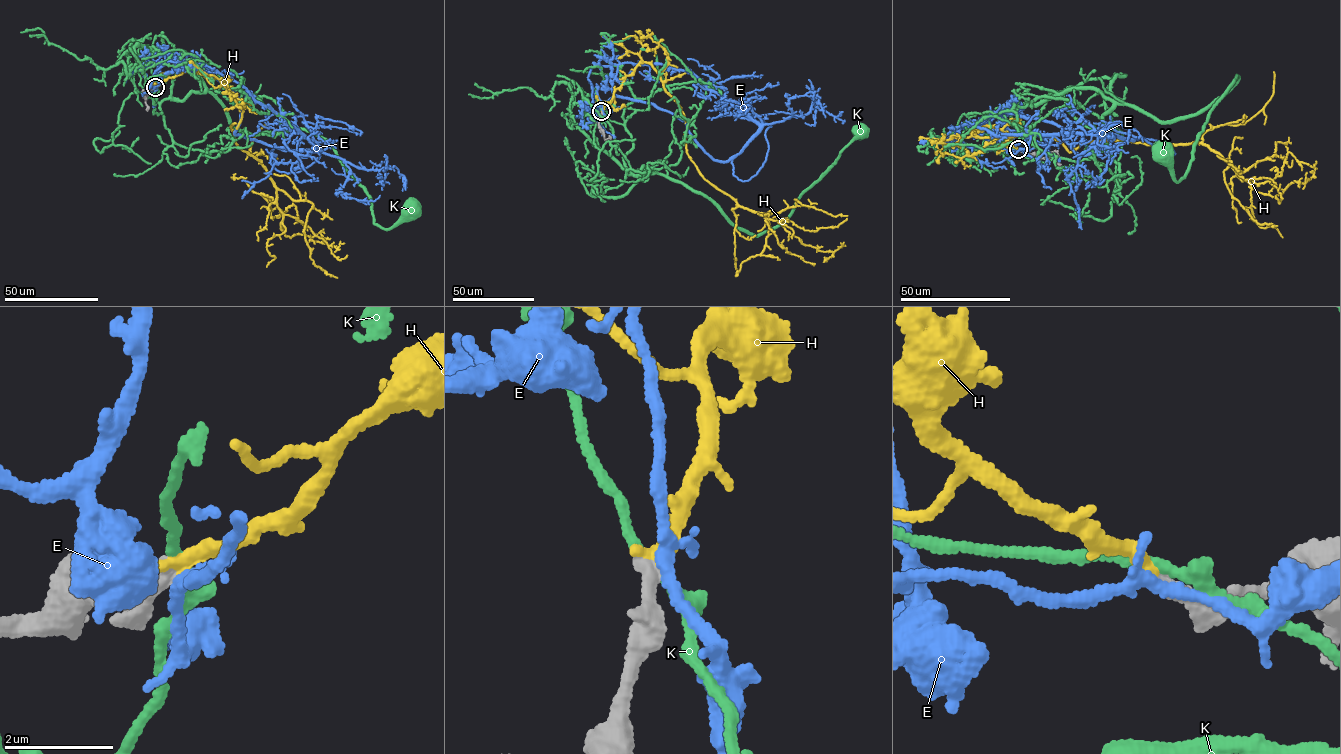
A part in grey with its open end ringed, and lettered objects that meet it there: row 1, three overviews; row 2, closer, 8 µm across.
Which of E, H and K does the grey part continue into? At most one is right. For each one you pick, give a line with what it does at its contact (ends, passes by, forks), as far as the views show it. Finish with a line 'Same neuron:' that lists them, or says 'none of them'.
H: it ends
Same neuron: H

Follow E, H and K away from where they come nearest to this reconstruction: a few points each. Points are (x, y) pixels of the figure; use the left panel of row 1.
E: (155, 87), (154, 71), (168, 61), (216, 70), (323, 152), (369, 170), (396, 167), (406, 182), (402, 191)
H: (155, 87), (188, 71), (227, 86), (242, 109), (234, 139), (279, 189), (313, 204), (310, 256), (337, 277)
K: (155, 87), (158, 114), (165, 99), (207, 91), (254, 136), (303, 129), (328, 142), (383, 228), (412, 202)

